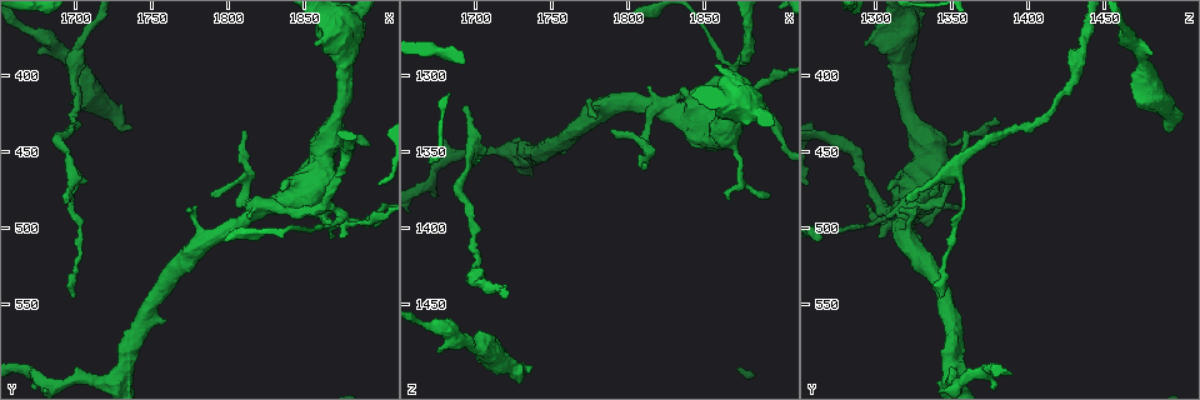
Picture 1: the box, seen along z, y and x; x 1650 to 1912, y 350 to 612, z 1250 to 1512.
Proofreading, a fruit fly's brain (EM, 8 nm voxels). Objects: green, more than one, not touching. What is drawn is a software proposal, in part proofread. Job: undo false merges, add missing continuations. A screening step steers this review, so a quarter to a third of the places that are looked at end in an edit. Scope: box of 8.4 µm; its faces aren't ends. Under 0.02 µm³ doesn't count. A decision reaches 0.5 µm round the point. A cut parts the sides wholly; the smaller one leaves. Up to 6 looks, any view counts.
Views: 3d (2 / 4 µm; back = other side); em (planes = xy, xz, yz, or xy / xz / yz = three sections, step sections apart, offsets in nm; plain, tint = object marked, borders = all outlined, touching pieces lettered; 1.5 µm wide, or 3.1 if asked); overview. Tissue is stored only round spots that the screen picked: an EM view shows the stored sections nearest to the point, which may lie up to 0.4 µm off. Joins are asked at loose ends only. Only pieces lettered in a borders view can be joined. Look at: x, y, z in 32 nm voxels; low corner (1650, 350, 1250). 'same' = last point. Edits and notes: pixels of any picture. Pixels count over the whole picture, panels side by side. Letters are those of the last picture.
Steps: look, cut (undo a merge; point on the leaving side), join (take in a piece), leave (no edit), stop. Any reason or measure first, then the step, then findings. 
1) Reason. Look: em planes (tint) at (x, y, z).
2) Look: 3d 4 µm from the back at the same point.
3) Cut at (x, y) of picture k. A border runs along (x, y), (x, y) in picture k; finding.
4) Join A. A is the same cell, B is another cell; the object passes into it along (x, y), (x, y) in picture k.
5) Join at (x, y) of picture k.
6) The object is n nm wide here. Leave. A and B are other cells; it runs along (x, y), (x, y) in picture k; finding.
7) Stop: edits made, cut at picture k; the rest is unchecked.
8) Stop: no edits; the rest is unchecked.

Branch stops here. Look: 3d 2 µm at (1694, 482, 1322).

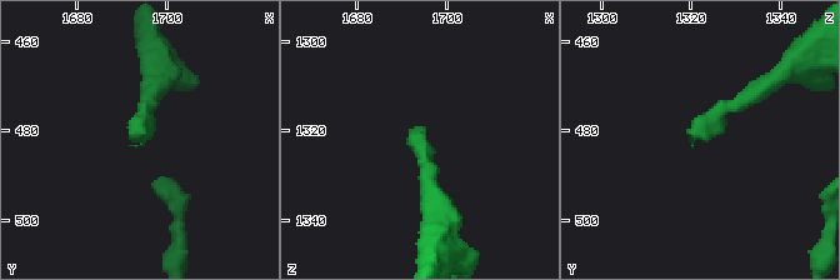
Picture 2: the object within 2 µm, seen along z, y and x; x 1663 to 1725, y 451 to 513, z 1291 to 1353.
Look: em xy step 4 (borders) at (1695, 482, 1320).

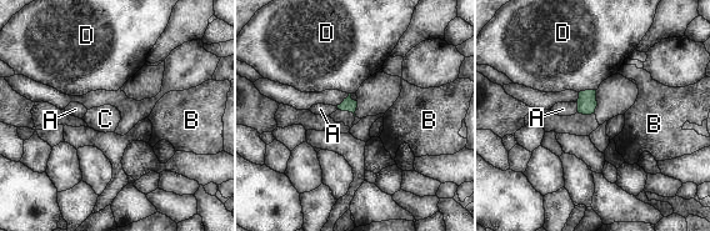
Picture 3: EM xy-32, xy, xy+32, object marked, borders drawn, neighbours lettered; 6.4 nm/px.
Another direction. Look: em planes (borders) at the same point.

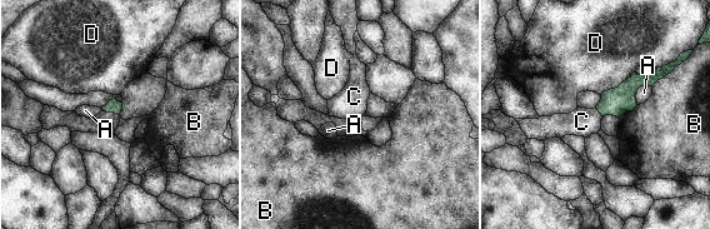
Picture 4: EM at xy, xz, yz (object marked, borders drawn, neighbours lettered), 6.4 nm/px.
Join C. C is the same cell, A, B and D are other cells; it goes on there.

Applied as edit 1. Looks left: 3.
Look: overview.

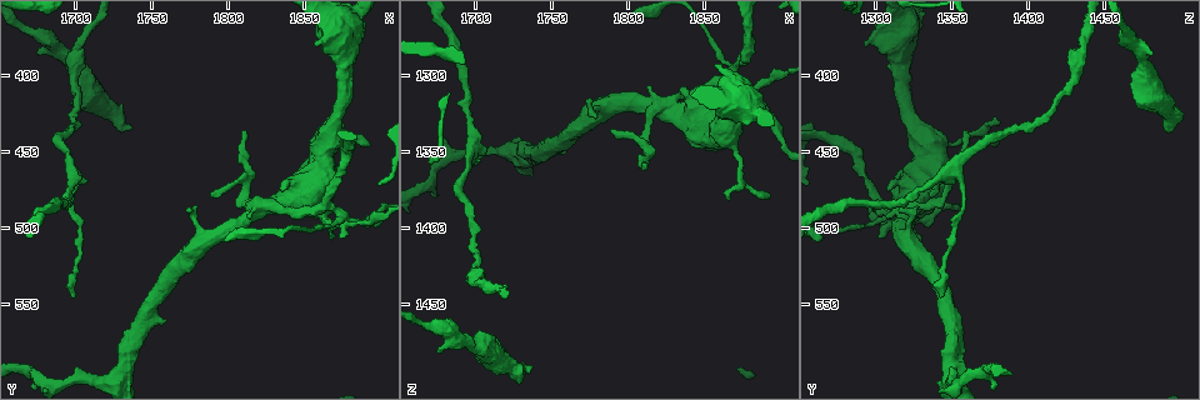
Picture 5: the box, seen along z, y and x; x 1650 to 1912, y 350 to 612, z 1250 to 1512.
Thin neck. Look: em planes (tint) at (1874, 496, 1312).

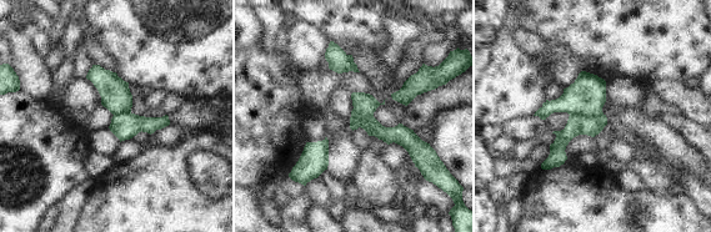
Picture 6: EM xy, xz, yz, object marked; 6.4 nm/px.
See the neighbours. Look: em planes (borders) at the same point.

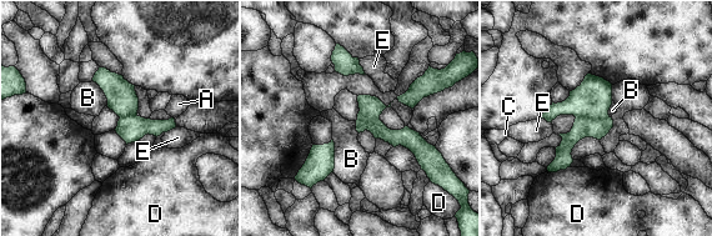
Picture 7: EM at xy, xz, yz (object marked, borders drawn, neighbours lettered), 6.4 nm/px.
The object is 150 nm wide here. Cut at (592, 99) of picture 7. A, B, C, D and E are other cells; a border runs along (576, 116), (586, 119), (608, 118) in picture 7; a second cell is stuck on.

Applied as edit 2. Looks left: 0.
Stop: edits made, join at picture 4, cut at picture 7; the rest is unchecked.

